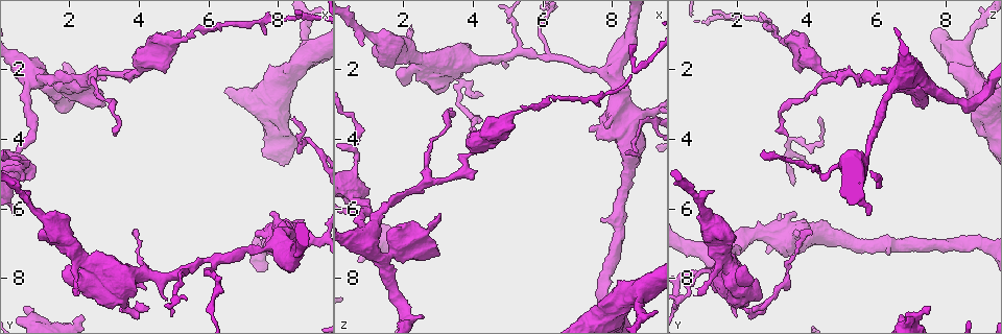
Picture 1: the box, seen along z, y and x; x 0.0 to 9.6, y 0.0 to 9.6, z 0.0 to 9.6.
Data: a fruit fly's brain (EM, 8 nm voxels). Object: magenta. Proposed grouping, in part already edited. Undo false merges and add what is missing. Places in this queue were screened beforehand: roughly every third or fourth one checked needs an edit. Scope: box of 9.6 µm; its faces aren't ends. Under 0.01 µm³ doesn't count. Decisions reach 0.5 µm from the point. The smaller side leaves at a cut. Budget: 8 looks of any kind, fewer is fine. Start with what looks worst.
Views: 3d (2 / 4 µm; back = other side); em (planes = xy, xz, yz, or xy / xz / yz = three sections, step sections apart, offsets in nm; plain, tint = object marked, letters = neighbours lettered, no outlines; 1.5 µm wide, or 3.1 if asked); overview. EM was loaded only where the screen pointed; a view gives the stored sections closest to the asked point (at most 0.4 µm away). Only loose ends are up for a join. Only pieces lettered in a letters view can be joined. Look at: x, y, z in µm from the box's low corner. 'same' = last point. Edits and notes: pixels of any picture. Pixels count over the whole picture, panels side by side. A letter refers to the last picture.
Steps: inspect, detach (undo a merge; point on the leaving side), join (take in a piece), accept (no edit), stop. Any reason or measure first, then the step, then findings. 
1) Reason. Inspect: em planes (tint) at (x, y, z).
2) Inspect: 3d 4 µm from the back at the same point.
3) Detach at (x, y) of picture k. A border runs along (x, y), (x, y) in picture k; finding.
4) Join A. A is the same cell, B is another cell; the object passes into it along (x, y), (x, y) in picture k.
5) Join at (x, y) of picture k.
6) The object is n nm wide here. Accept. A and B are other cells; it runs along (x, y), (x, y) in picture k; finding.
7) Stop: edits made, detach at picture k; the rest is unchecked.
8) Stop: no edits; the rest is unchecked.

Sudden change in width. Inspect: 3d 2 µm at (3.65, 8.90, 2.40).

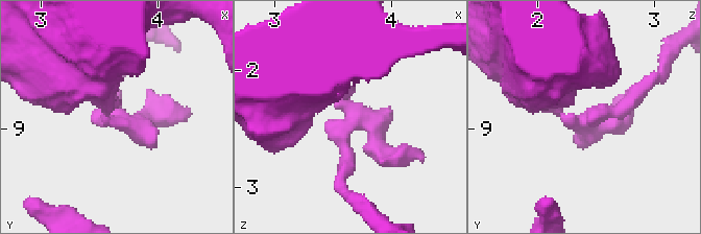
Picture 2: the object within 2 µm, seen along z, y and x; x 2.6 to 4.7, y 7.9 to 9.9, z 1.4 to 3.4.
Inspect: em 3.1 µm planes (tint) at (3.68, 8.94, 2.42).

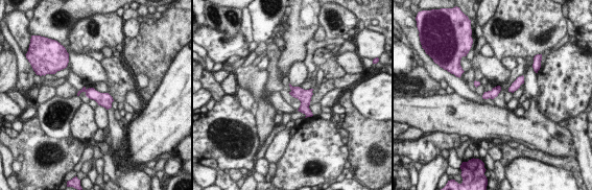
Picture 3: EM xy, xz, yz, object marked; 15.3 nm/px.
Inspect: em 3.1 µm planes (letters) at the same point.

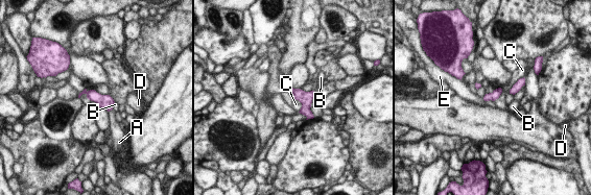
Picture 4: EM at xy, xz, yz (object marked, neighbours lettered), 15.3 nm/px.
The longest contact is with C, 220 nm. Accept. A, B, C, D and E are other cells; a border runs along (86, 89), (87, 97), (91, 100) in picture 4; all the same neuron.

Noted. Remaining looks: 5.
Thin end. Inspect: em xz step 8 (letters) at (2.20, 8.55, 0.70).

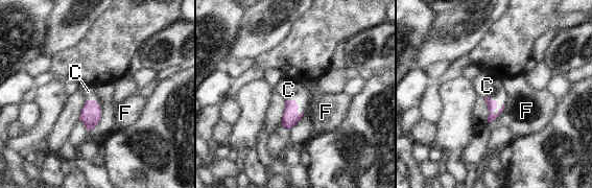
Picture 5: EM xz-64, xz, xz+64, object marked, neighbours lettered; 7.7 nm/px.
Inspect: em planes (letters) at the same point.

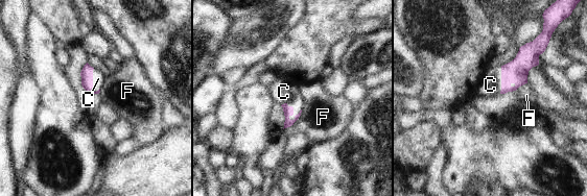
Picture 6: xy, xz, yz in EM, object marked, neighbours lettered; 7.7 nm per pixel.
The longest contact is with F, 220 nm. Join C. C is the same cell, F is another cell; the object passes into it along (288, 111), (292, 108), (283, 92) in picture 6; the neuron continues.

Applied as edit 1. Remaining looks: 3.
See it whole again. Inspect: overview.

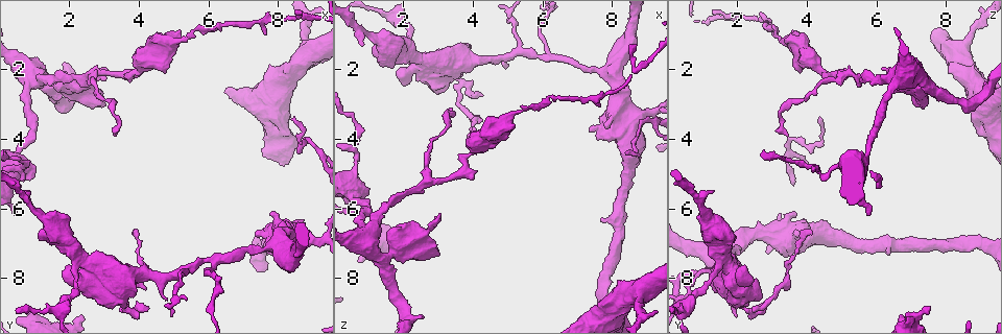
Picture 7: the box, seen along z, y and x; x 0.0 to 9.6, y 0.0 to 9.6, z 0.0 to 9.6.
Thick turns thin. Inspect: em planes (tint) at (1.05, 2.30, 6.60).

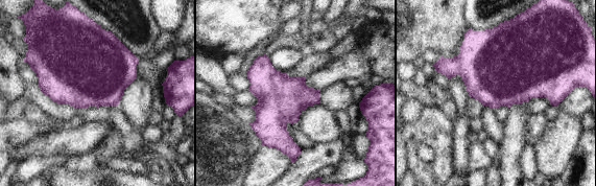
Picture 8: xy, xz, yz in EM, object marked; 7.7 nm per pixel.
What lies round it. Inspect: em planes (letters) at the same point.

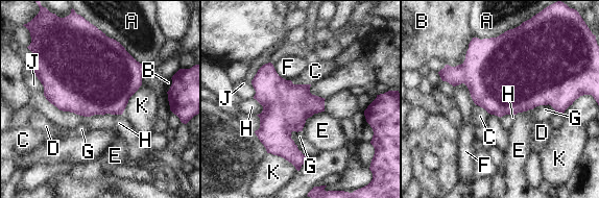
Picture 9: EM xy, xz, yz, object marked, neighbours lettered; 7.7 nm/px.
The longest contact is with A, 650 nm. Accept. A, B, C, D, E, F, G, H, J and K are other cells; continuous, no second neuron.

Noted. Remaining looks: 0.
Stop: edits made, join at picture 6; the rest is unchecked.

